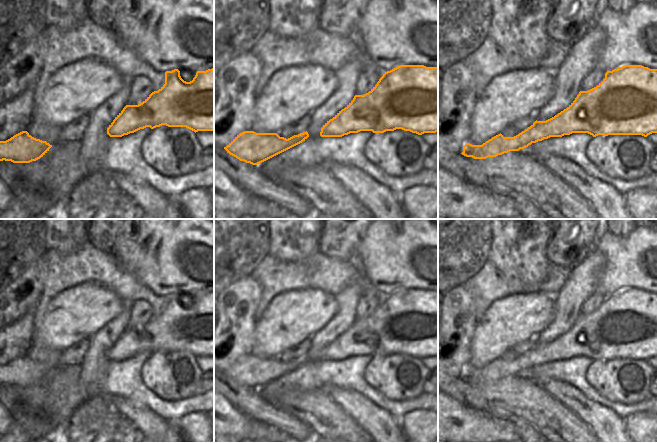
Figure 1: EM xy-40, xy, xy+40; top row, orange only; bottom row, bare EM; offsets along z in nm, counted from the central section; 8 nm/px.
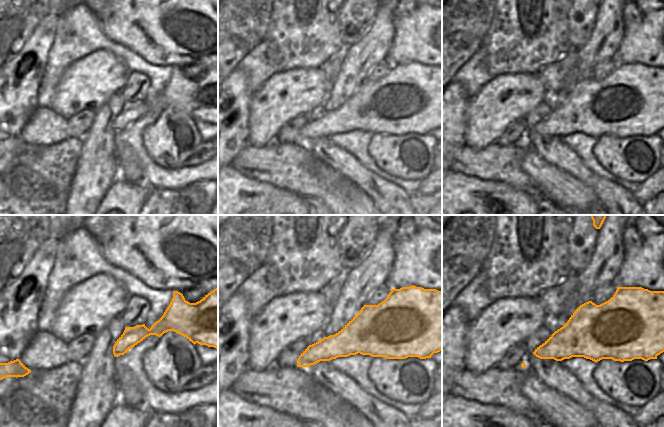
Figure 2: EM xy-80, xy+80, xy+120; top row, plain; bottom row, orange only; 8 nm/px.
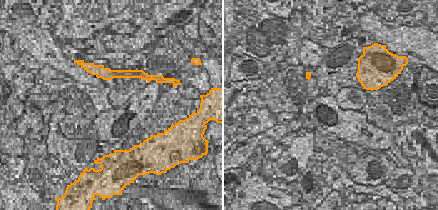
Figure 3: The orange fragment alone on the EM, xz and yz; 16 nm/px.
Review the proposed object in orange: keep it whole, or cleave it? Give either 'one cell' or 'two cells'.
one cell

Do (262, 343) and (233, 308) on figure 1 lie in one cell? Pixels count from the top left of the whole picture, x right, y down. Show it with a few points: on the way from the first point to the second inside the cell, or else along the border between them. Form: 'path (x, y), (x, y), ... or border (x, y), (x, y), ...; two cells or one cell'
border (257, 321), (250, 354); two cells

